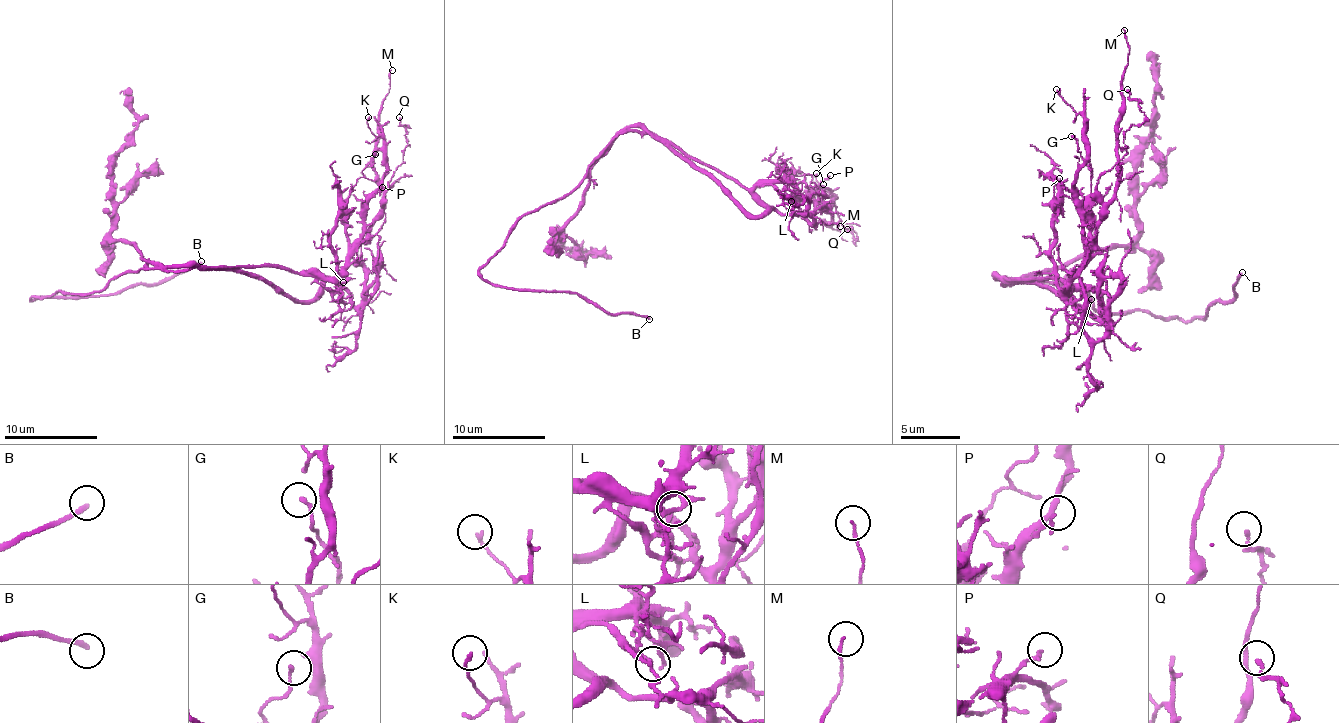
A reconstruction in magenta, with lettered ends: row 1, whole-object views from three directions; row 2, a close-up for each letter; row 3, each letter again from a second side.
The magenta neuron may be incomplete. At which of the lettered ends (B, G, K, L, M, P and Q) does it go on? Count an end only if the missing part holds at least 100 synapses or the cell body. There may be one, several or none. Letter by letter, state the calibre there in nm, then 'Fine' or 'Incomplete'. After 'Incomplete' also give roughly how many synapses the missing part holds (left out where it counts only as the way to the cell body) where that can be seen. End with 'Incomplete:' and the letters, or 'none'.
B: Thickness 200 nm. Incomplete
G: Thickness 160 nm. Fine
K: Thickness 130 nm. Fine
L: Thickness 90 nm. Fine
M: Thickness 130 nm. Fine
P: Thickness 150 nm. Fine
Q: Thickness 150 nm. Fine
Incomplete: B

